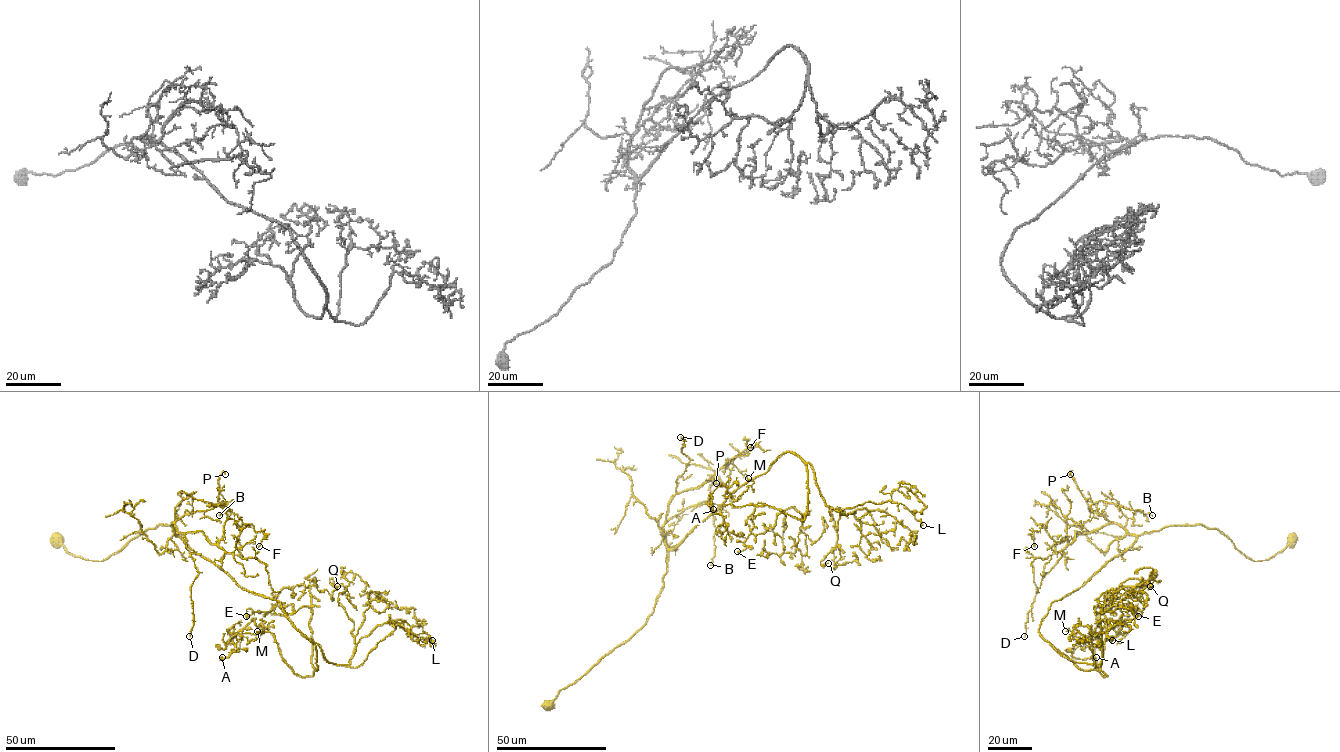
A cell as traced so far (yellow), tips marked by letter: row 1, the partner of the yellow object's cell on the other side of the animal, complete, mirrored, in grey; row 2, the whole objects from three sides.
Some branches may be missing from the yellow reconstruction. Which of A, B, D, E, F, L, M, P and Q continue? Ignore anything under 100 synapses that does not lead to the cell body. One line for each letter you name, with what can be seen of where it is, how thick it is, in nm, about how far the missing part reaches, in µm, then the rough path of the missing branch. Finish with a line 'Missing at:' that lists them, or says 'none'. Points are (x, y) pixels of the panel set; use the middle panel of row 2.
Missing at: none

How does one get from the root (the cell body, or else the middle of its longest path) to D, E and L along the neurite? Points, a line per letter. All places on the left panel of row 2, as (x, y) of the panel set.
D: (60, 540), (72, 555), (103, 561), (160, 524), (177, 535), (173, 523), (199, 572), (189, 636)
E: (60, 540), (103, 561), (172, 525), (241, 587), (279, 601), (315, 646), (317, 670), (310, 608), (246, 616)
L: (60, 540), (103, 561), (172, 525), (241, 587), (278, 601), (330, 663), (358, 667), (397, 625), (432, 640)

